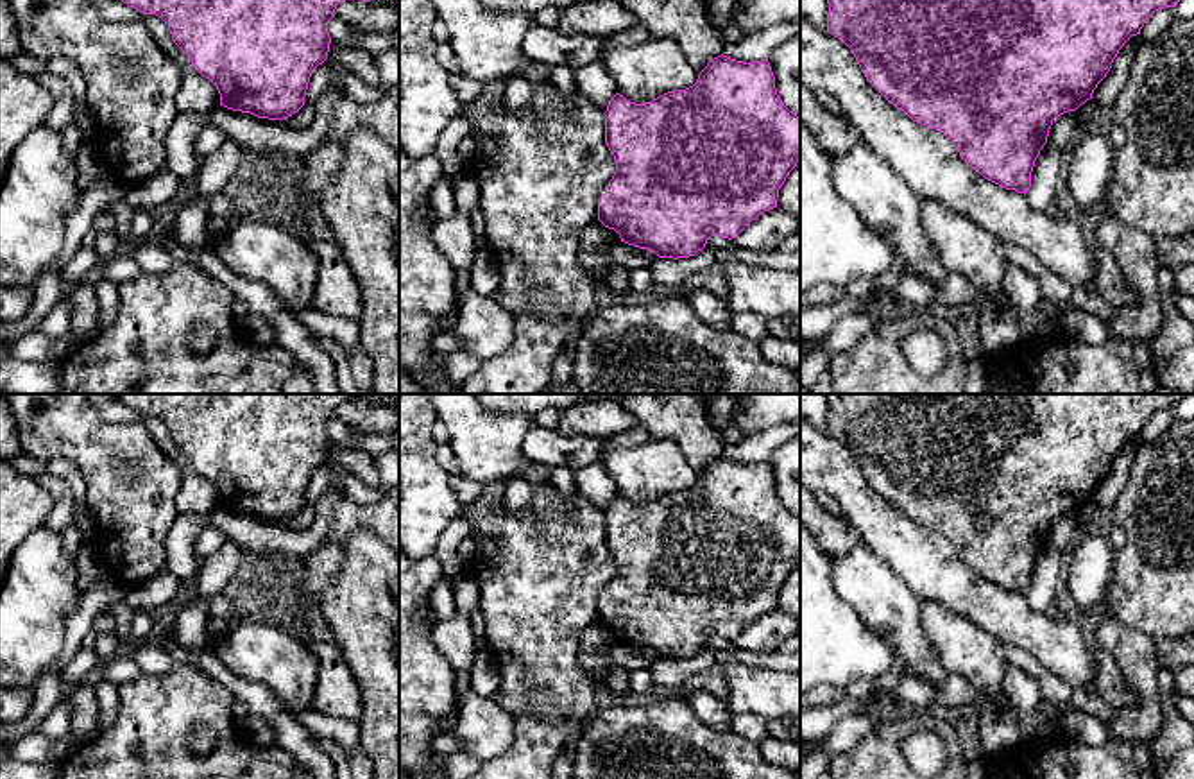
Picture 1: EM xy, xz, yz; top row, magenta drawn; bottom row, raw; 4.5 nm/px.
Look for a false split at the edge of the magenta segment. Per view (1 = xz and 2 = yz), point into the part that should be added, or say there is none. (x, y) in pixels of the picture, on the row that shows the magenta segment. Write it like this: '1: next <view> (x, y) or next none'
1: next none
2: next none

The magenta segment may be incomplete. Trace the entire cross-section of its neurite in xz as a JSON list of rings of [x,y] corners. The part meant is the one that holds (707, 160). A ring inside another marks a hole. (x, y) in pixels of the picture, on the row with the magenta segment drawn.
[[[718,56],[707,63],[707,66],[698,73],[693,86],[686,90],[668,91],[652,102],[634,104],[623,95],[616,93],[607,106],[605,115],[605,143],[614,156],[616,172],[609,181],[605,193],[598,199],[598,220],[614,229],[621,242],[648,249],[659,258],[689,258],[702,251],[712,235],[721,238],[736,238],[752,220],[768,210],[777,208],[779,190],[784,184],[789,172],[800,161],[800,116],[789,111],[780,97],[777,95],[775,77],[768,59],[743,63],[730,59],[727,56]]]

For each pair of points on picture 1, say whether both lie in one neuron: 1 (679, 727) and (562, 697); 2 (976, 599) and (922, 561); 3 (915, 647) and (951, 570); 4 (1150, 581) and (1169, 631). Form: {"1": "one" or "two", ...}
{"1": "two", "2": "one", "3": "two", "4": "one"}

